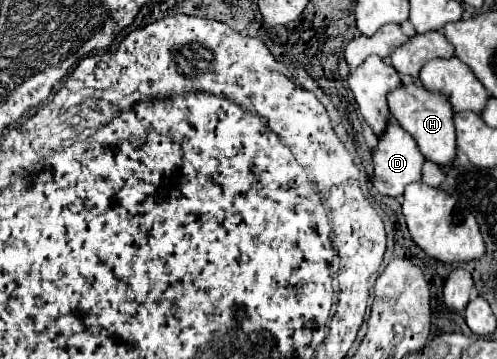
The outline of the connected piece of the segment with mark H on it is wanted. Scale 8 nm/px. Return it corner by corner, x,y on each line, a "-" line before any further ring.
403,83
401,87
393,89
387,95
389,111
397,119
397,123
411,133
411,137
417,141
421,153
425,159
447,165
455,157
455,127
453,127
453,107
449,105
447,97
443,93
433,93
425,89
421,83

